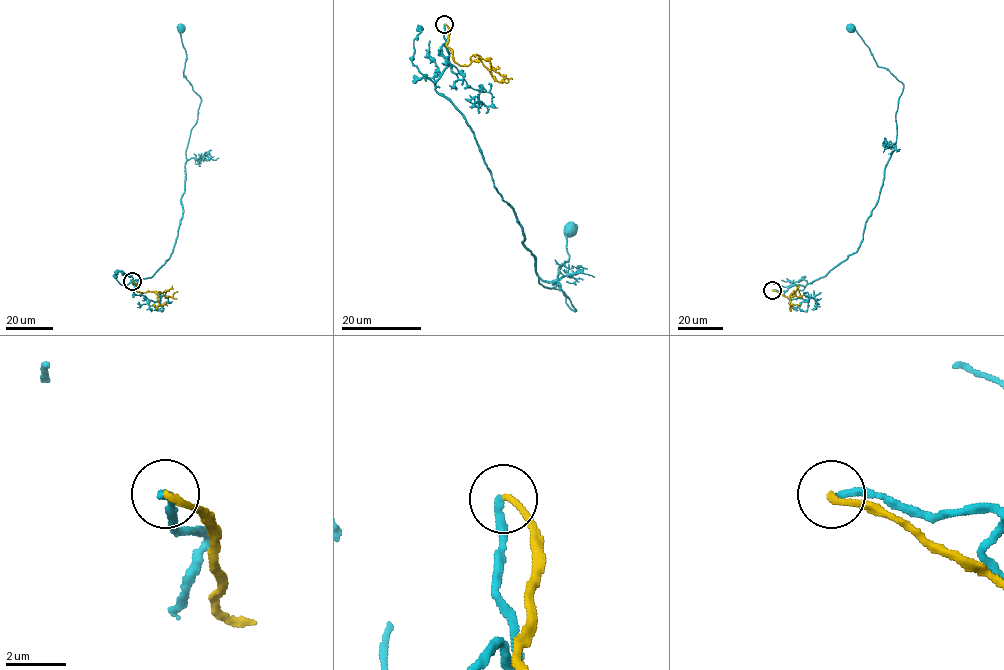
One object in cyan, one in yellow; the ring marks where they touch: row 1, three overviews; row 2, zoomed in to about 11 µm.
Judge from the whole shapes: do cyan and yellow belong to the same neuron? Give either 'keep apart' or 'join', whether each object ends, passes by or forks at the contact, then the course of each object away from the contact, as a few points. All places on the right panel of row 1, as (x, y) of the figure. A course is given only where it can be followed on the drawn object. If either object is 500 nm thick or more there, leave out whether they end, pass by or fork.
join; cyan ends there; yellow ends there; cyan runs (772, 290), (805, 286), (857, 250), (894, 149), (895, 114), (903, 84), (879, 67), (850, 27); yellow runs (772, 290), (786, 296), (793, 296), (791, 293), (794, 293), (798, 297), (802, 296), (799, 290)

